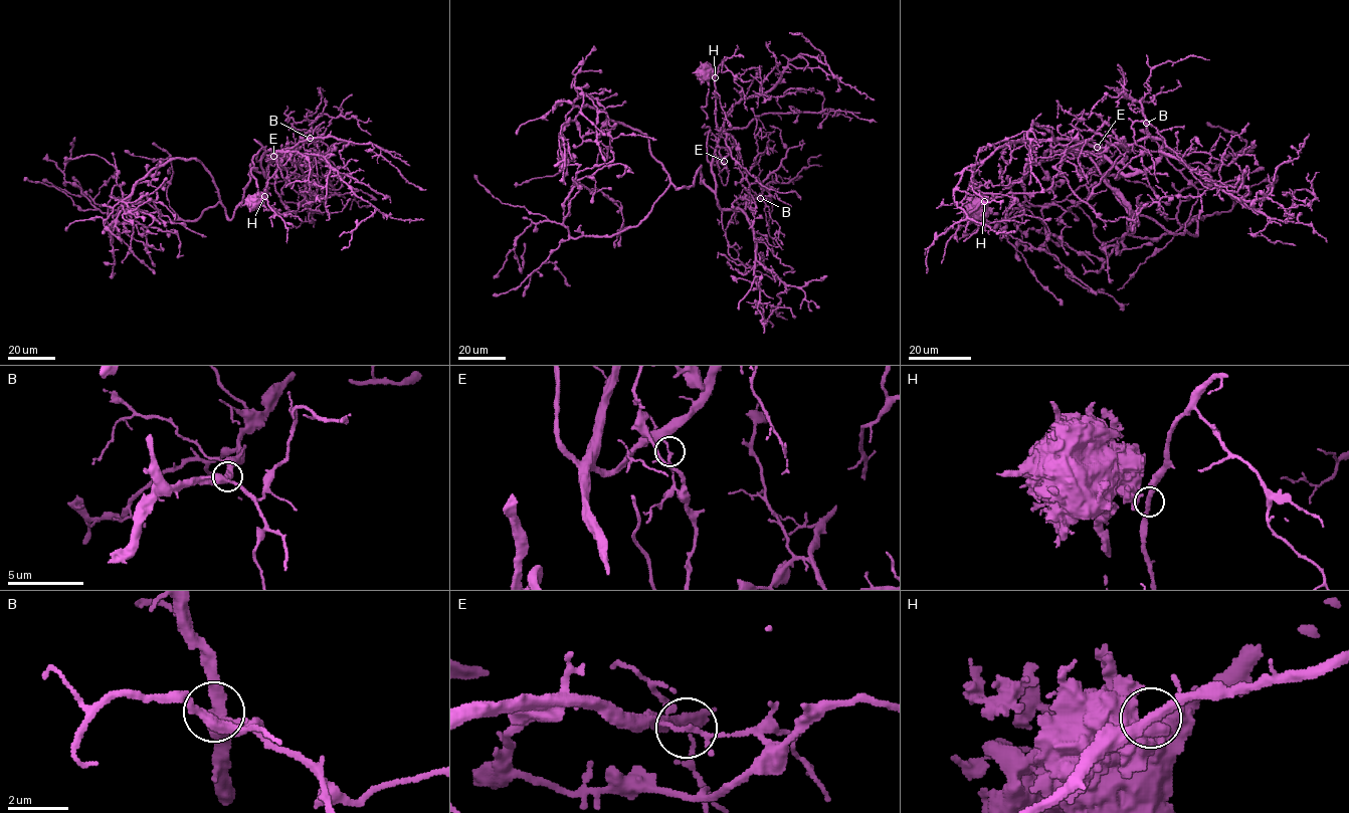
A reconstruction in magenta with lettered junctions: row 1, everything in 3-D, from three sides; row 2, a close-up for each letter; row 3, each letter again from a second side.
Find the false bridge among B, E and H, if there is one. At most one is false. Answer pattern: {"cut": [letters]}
{"cut": ["E"]}

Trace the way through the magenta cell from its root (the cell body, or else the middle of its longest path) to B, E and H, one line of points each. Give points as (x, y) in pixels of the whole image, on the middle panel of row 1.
B: (703, 70), (715, 77), (716, 126), (734, 140), (731, 151), (712, 164), (717, 205), (741, 210), (760, 198)
E: (703, 70), (706, 68), (715, 77), (716, 126), (734, 140), (734, 146), (724, 161)
H: (703, 70), (706, 68), (715, 77)

